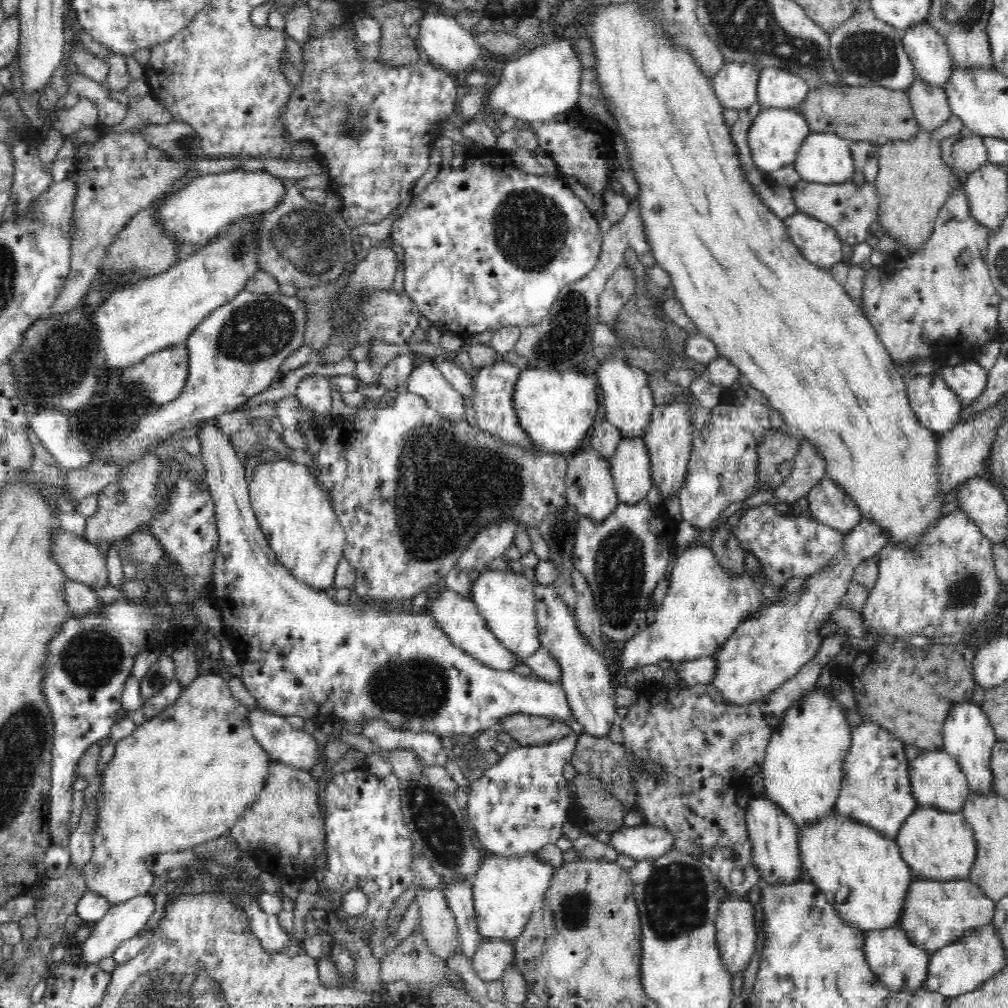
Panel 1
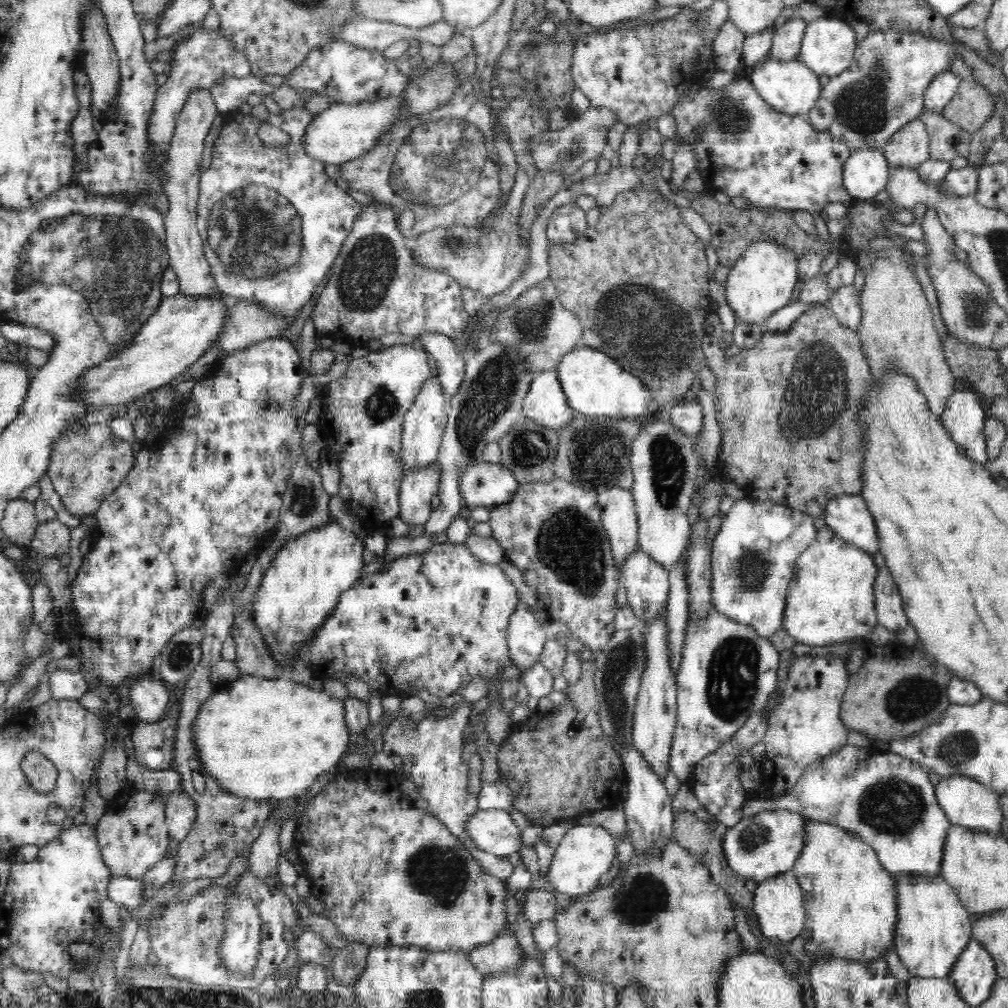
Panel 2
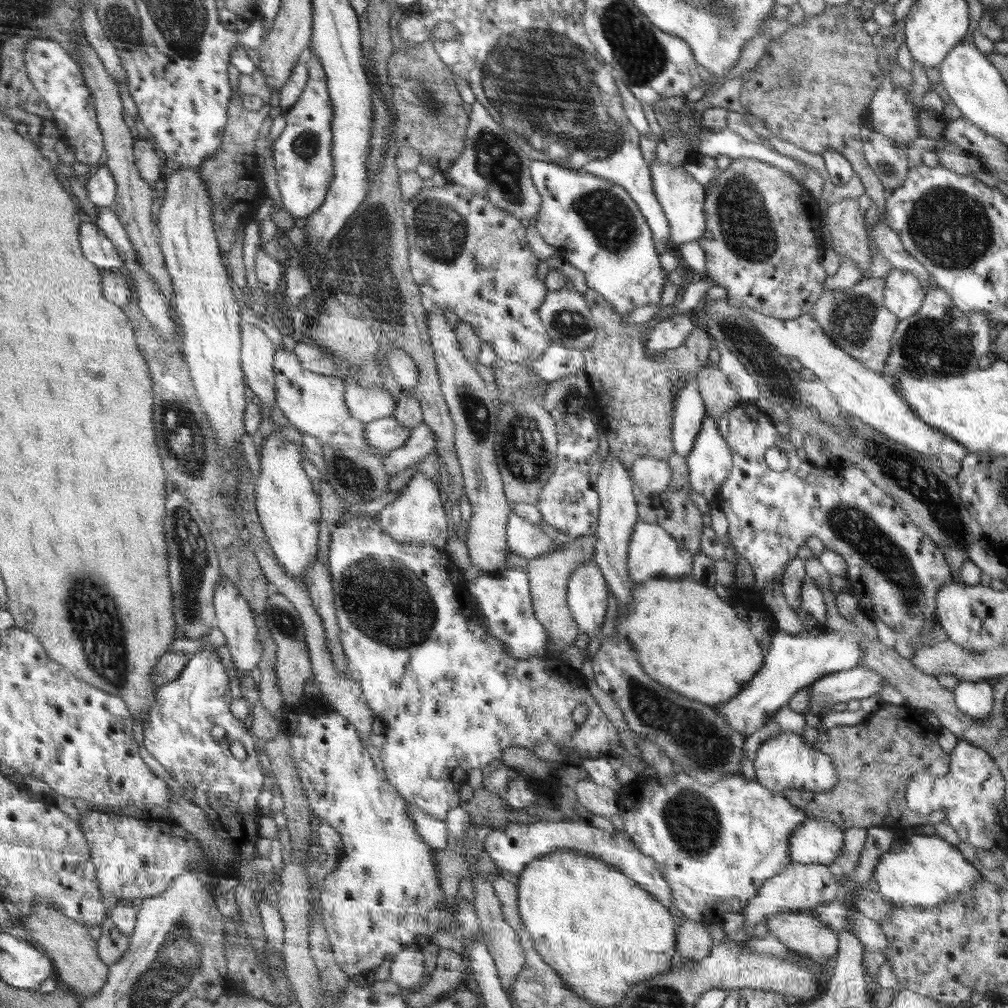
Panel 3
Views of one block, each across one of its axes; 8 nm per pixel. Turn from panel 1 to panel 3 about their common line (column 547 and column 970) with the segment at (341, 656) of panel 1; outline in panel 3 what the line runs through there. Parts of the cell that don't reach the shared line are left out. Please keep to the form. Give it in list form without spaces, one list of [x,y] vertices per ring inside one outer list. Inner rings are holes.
[[[961,680],[953,694],[956,706],[975,719],[984,719],[995,706],[995,690],[986,680]]]

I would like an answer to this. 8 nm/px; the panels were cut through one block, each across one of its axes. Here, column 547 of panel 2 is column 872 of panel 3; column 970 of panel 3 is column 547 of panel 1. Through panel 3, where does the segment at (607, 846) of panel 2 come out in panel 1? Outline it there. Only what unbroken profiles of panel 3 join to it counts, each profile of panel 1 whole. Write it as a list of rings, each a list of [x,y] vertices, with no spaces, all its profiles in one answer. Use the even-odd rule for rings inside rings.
[[[487,855],[475,875],[470,878],[475,898],[476,919],[484,938],[518,938],[531,921],[532,914],[542,906],[544,894],[551,885],[556,868],[537,855],[502,857]]]

